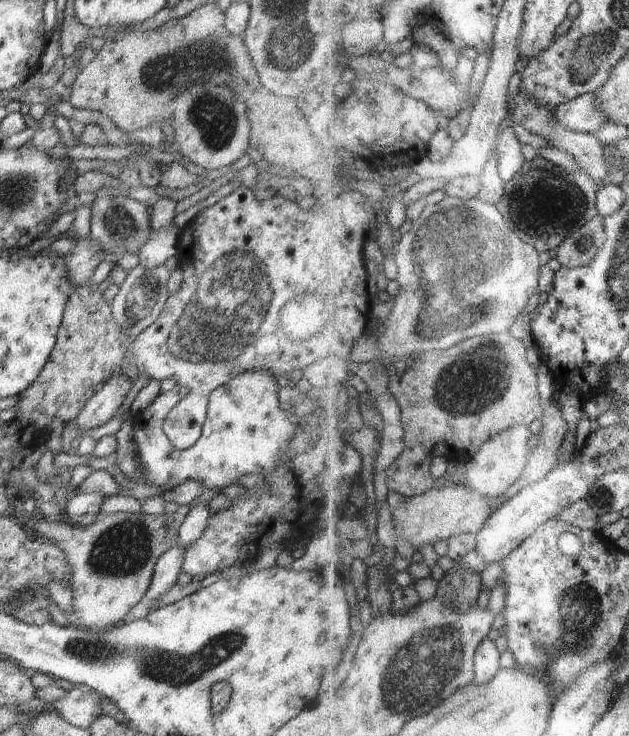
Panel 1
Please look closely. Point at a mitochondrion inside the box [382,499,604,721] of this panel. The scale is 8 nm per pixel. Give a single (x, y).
(580, 606)

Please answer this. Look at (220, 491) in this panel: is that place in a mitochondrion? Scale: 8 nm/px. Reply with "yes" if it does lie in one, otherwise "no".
no

